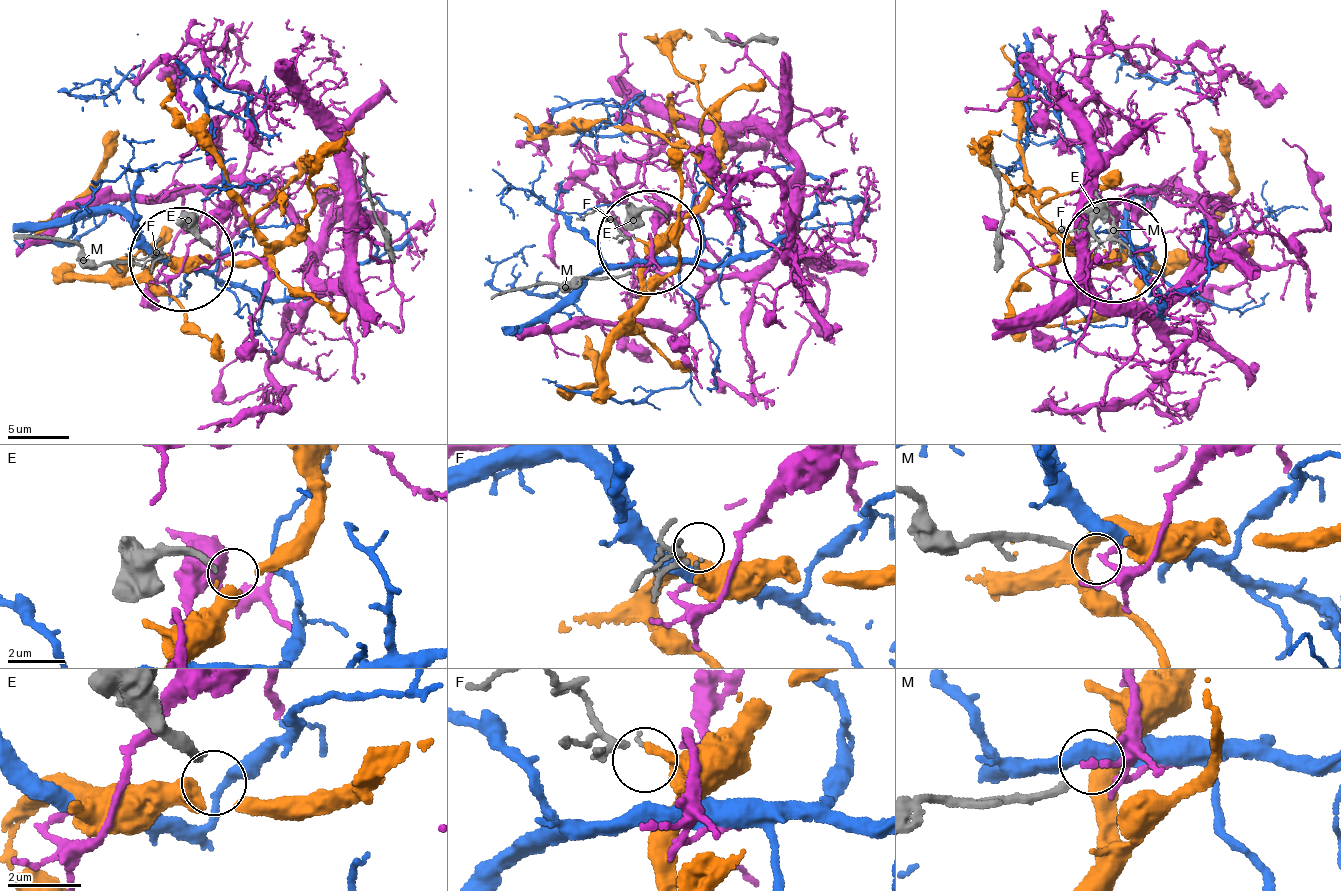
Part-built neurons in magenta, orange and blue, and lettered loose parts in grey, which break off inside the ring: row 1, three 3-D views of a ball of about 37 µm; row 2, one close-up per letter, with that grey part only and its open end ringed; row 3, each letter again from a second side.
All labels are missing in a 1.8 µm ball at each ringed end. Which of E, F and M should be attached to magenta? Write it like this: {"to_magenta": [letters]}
{"to_magenta": []}

